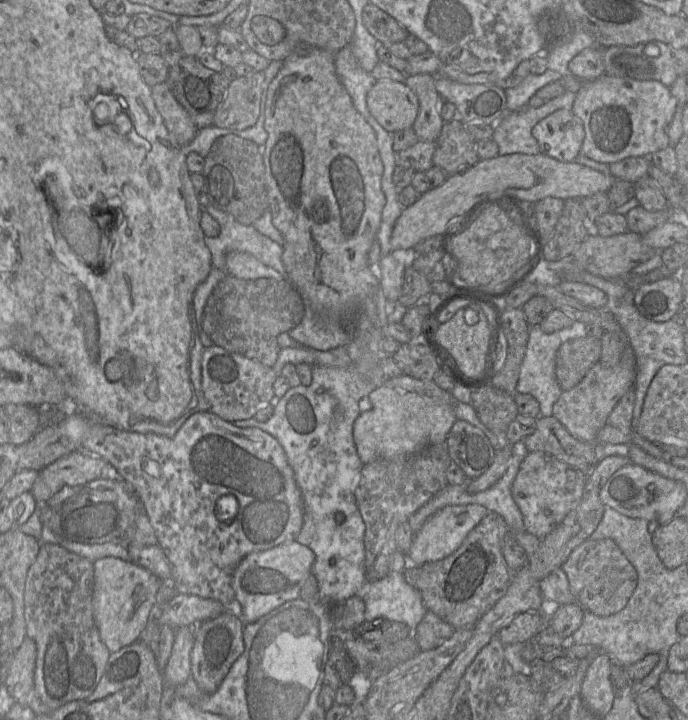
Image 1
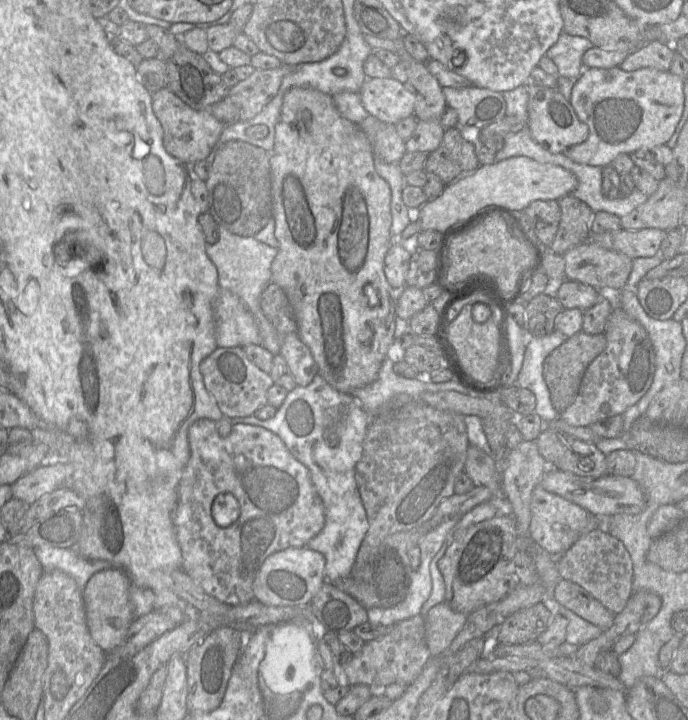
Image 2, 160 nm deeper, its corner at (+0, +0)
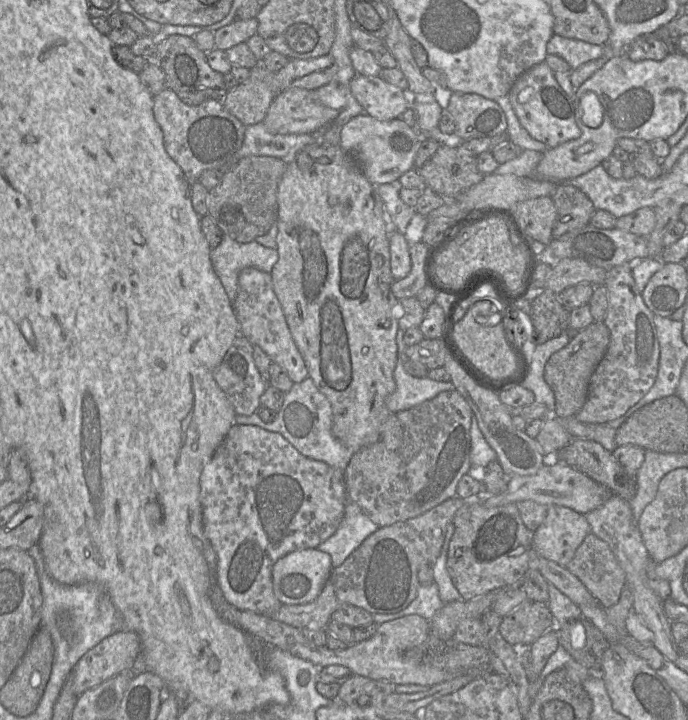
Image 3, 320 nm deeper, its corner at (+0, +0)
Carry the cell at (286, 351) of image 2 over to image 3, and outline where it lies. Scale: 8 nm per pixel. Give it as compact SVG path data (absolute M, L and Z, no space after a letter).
M254 267L242 269L238 276L237 295L232 306L239 322L240 334L253 345L259 346L272 362L281 366L293 383L300 383L308 377L304 359L292 338L281 304L273 290L270 273Z

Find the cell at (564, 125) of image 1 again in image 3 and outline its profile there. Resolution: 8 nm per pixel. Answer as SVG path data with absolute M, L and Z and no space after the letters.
M546 62L524 72L514 82L508 96L523 128L531 137L544 143L548 149L581 136L582 132L575 120L574 95L569 97L564 92Z

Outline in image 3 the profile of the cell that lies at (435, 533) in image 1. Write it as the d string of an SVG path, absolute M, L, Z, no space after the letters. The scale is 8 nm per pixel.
M545 457L544 465L537 473L528 476L511 476L505 492L495 496L481 497L481 502L486 508L494 508L531 500L547 507L551 505L564 506L585 515L599 508L611 494L606 487L585 473L566 463Z

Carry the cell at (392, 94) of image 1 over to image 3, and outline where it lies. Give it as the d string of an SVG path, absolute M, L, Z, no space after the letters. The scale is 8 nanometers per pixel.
M356 75L349 88L364 112L380 121L399 118L408 107L412 107L407 91L379 76Z

